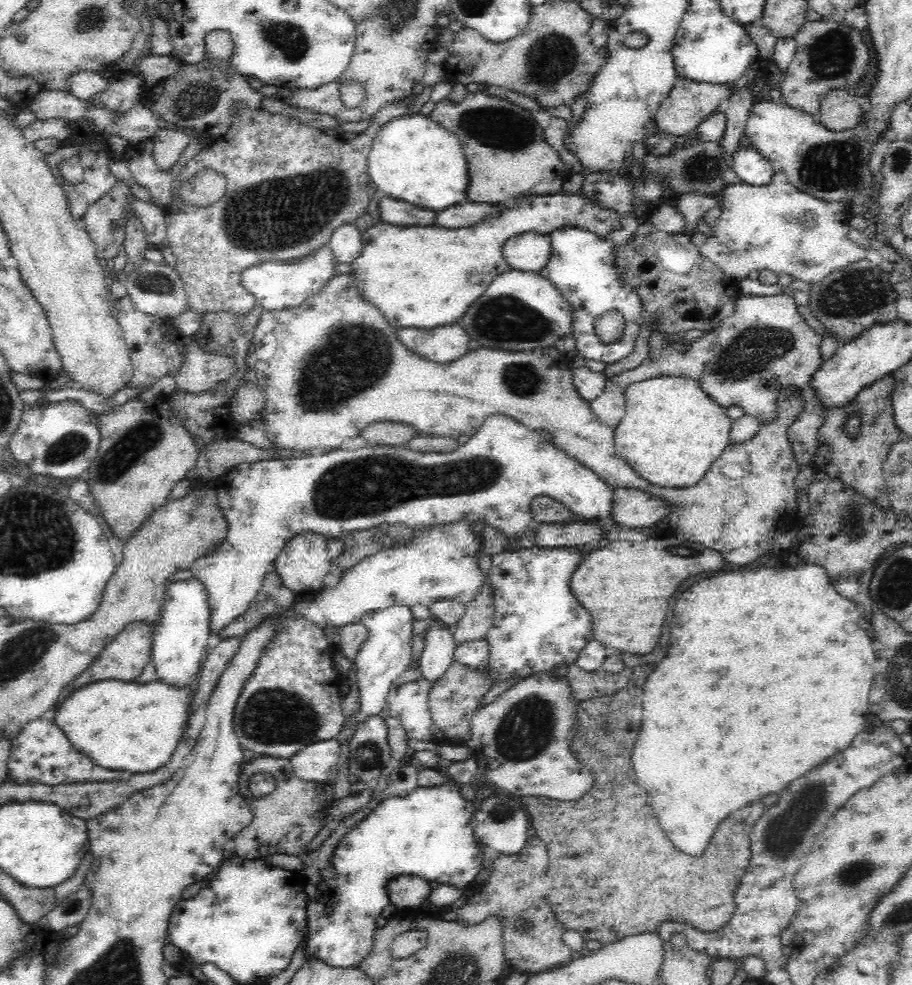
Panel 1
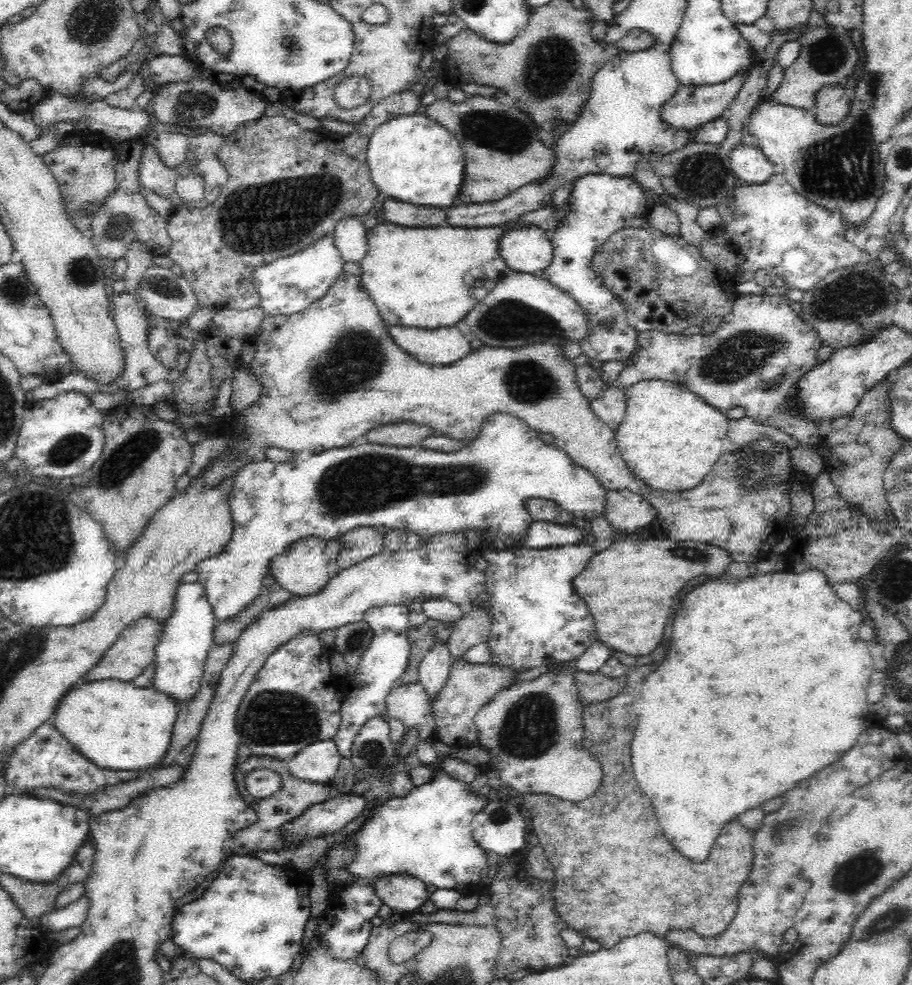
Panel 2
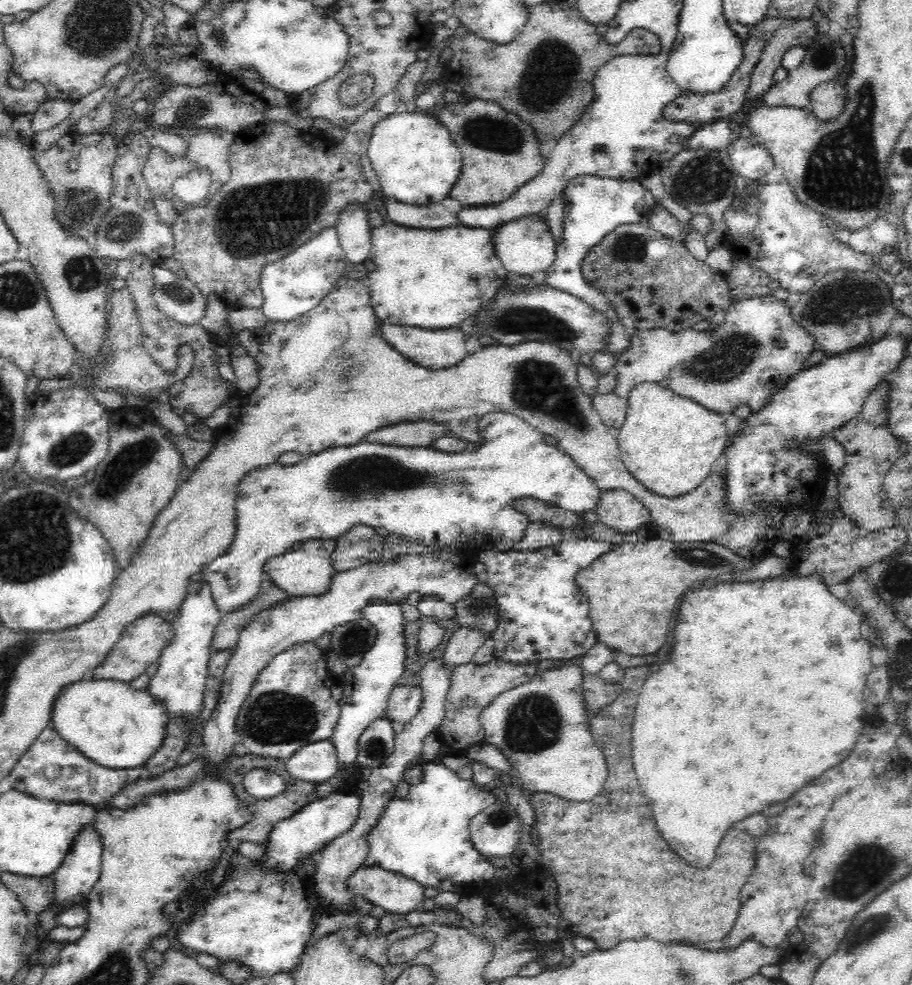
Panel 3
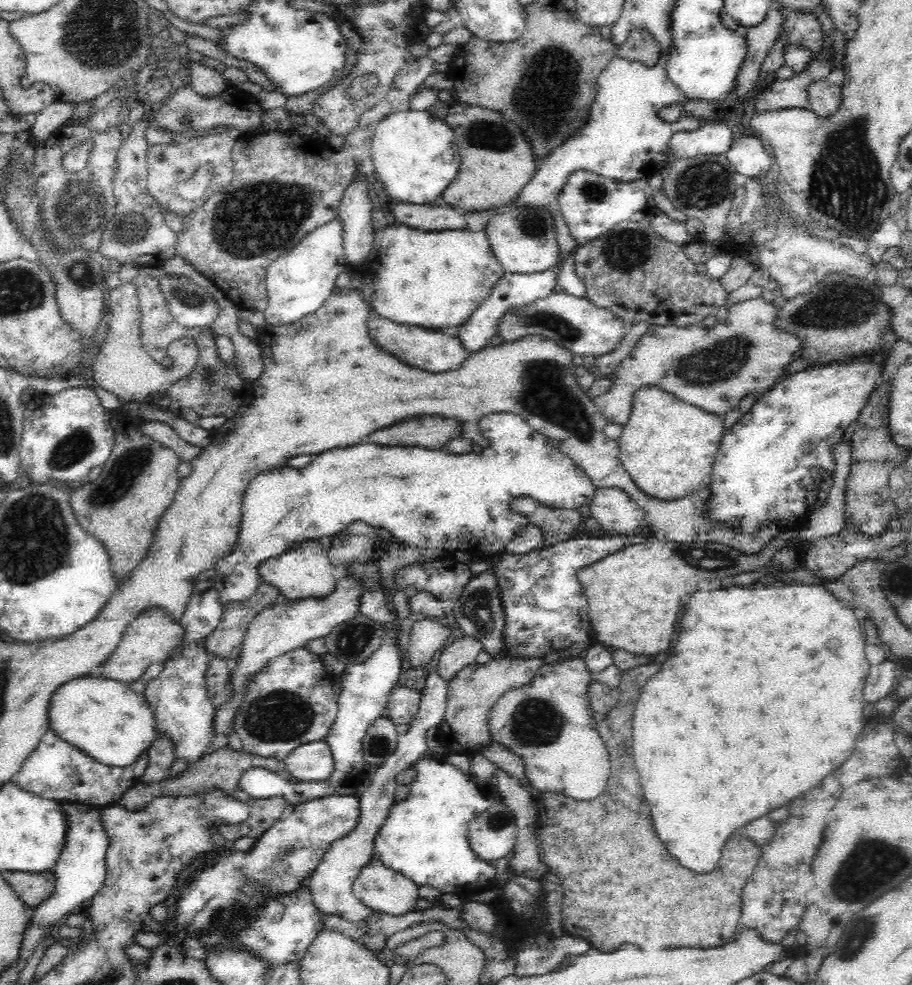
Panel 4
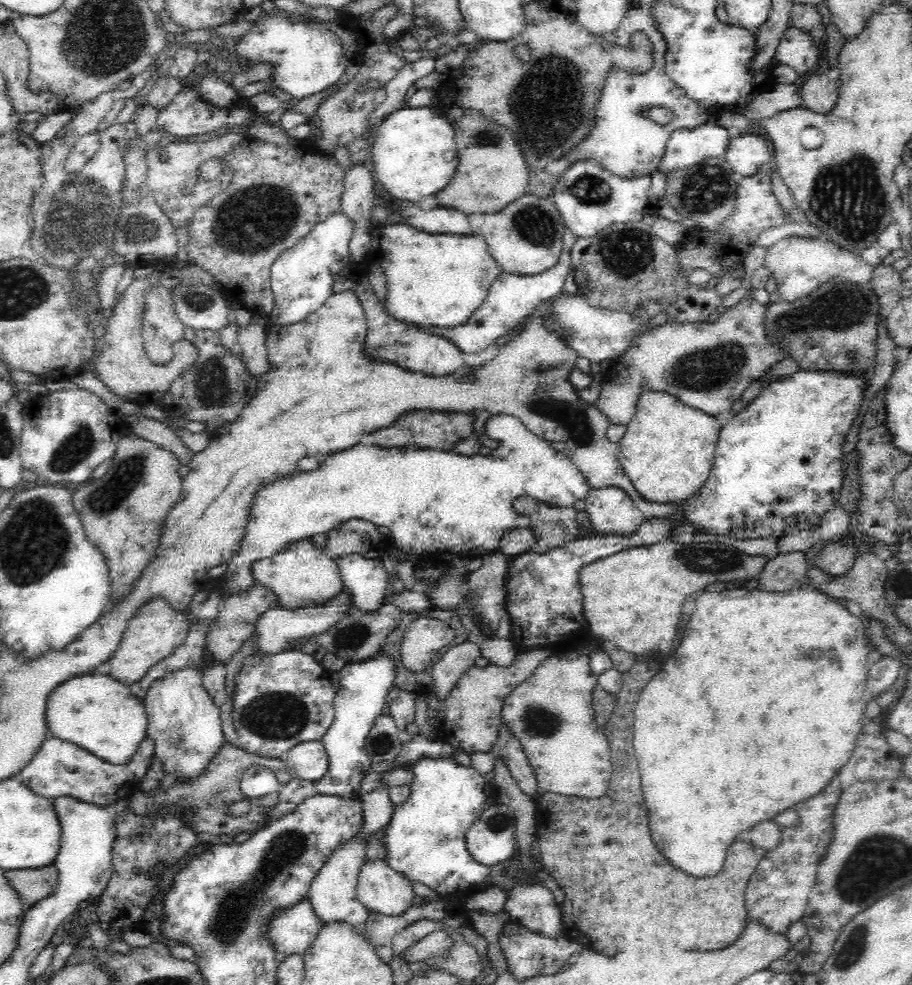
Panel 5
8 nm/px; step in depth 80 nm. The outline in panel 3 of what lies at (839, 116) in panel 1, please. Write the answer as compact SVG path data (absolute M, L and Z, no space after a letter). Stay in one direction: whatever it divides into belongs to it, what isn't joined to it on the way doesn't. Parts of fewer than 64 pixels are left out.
M836 81L824 82L810 92L810 111L818 121L833 122L846 106L846 92Z

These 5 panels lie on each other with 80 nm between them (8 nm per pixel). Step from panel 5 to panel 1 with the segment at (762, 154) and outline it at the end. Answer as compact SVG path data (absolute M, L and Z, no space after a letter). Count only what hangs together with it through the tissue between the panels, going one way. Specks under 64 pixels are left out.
M751 146L748 148L740 147L733 155L730 167L742 183L749 186L767 186L772 183L774 168L764 156L761 156Z

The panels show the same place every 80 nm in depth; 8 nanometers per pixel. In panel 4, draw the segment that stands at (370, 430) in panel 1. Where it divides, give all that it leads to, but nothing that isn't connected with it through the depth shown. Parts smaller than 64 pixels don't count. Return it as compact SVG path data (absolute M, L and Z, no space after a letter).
M420 418L394 424L390 428L369 434L370 443L393 447L422 447L440 449L446 440L460 437L460 428L454 420Z

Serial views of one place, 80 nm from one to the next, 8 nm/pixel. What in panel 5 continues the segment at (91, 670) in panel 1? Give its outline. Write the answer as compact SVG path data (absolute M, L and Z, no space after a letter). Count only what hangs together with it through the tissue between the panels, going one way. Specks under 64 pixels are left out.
M157 598L152 603L141 607L134 618L128 622L119 647L109 659L110 670L107 675L127 686L138 682L150 667L171 656L184 642L190 630L190 623L186 621L186 611L184 613L172 611L162 598Z

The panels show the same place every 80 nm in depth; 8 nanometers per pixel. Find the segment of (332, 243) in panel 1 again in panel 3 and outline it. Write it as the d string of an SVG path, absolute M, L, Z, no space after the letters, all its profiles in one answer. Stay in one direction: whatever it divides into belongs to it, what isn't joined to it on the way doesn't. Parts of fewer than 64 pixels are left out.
M346 206L340 212L335 229L348 263L363 264L370 254L372 227L367 214L361 206Z

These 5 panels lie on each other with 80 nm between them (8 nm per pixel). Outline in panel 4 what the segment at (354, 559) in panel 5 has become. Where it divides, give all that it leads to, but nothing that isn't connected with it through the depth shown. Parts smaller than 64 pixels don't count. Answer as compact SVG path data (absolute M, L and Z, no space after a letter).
M374 563L354 564L348 575L365 576L363 578L366 591L361 601L360 614L366 616L372 623L380 626L384 634L380 639L378 648L371 652L366 662L346 666L343 674L339 677L341 692L337 697L339 704L333 728L325 739L332 749L334 757L334 772L325 781L299 781L296 784L288 782L285 778L278 776L269 770L256 767L246 770L240 778L239 787L249 794L253 799L284 798L292 806L306 804L308 800L322 798L324 796L356 795L360 794L360 786L367 777L368 765L364 762L362 752L362 740L371 724L386 715L388 699L392 689L396 686L402 674L402 656L400 647L396 644L399 626L399 616L396 609L388 604L388 598L384 597L382 591L376 590L376 578L380 578L378 565Z

